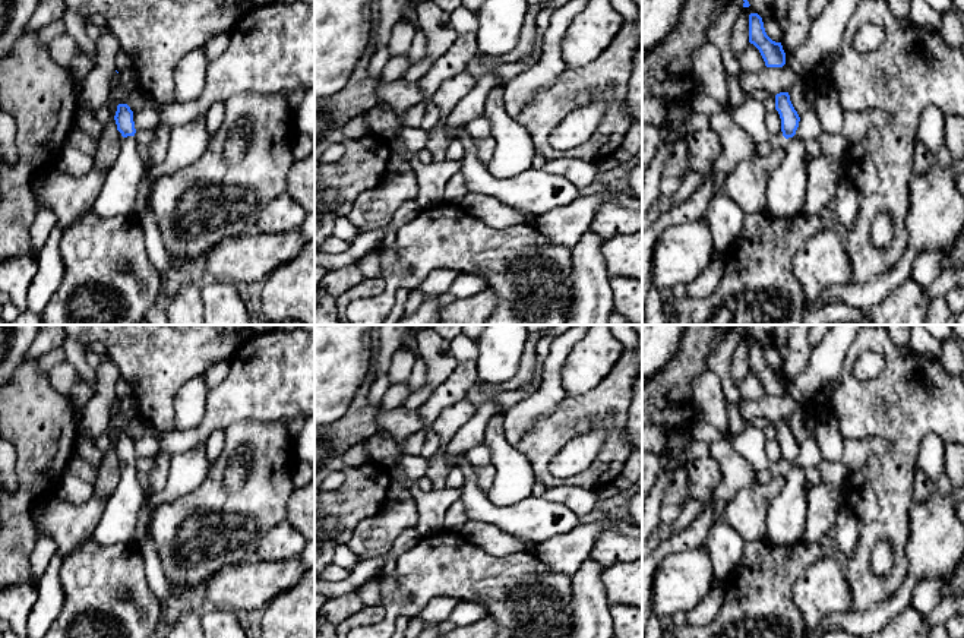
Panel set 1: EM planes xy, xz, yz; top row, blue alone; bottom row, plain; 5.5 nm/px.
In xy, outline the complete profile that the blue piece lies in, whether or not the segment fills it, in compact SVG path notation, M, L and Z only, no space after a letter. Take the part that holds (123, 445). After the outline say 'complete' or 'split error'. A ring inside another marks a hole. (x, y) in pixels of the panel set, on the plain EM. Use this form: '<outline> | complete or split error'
M118 432L114 443L117 458L121 461L120 481L113 492L102 518L94 530L91 540L98 546L136 544L135 534L139 512L149 498L138 480L135 467L133 439L127 432Z | split error

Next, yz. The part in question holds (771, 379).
M758 341L749 342L749 370L759 378L767 395L783 395L786 392L781 370L775 370L767 363L762 345Z | complete

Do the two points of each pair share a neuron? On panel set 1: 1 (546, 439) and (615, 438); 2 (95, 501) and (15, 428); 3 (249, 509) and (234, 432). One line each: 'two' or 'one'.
1: one
2: two
3: one

